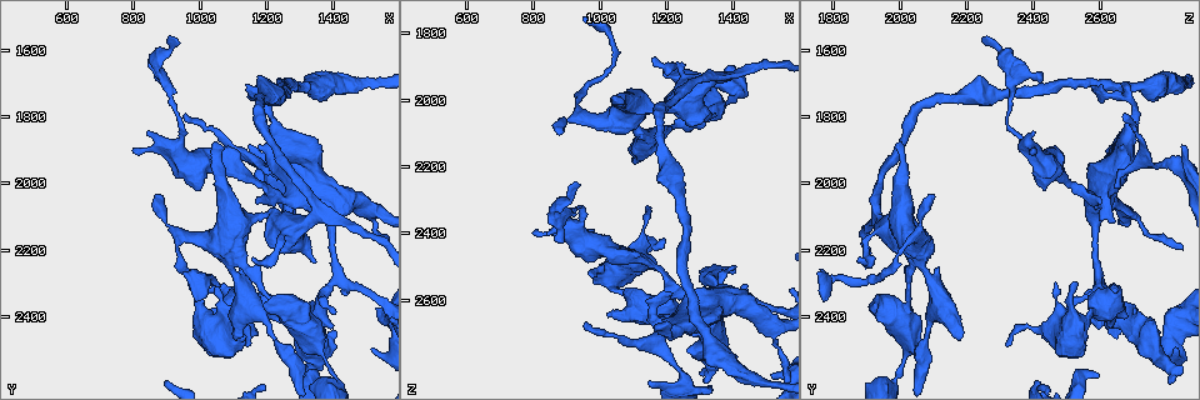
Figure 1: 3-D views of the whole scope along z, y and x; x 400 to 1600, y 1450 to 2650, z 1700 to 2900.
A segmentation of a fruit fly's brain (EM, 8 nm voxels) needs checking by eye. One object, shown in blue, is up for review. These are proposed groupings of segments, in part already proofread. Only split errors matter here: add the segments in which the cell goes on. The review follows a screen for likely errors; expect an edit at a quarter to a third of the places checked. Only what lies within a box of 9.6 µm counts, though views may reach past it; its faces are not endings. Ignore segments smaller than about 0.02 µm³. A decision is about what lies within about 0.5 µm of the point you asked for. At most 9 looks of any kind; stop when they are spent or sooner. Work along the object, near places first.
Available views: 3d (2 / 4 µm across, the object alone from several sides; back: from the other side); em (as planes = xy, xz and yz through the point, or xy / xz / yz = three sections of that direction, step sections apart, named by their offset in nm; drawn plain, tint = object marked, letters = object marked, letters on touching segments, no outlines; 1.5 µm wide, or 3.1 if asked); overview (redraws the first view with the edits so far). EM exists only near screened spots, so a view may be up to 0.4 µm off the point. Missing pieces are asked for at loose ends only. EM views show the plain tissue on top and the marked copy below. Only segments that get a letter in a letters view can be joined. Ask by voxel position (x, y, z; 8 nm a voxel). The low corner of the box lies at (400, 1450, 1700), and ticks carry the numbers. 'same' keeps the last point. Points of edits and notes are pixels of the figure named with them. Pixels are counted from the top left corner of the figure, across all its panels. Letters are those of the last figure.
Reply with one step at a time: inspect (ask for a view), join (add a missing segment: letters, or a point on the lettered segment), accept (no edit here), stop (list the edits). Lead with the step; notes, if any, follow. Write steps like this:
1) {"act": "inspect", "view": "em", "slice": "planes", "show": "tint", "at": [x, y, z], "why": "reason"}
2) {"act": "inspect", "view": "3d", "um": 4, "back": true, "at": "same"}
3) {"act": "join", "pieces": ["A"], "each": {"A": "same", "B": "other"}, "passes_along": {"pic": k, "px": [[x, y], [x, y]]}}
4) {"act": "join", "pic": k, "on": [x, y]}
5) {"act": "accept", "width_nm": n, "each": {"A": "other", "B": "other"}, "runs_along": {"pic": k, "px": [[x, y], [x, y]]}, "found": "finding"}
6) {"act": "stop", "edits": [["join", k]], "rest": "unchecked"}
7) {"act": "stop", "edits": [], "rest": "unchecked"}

{"act": "inspect", "view": "em", "slice": "xy", "step": 8, "show": "letters", "at": [1220, 1720, 2590], "why": "free end"}

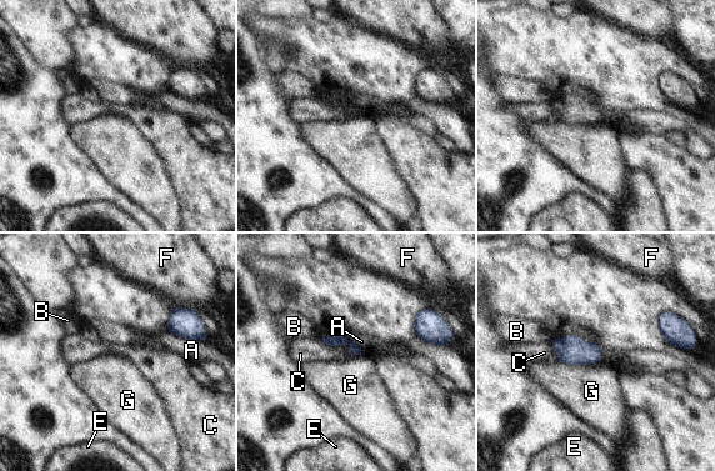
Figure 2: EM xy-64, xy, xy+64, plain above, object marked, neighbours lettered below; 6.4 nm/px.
{"act": "inspect", "view": "em", "slice": "planes", "show": "letters", "at": "same", "why": "another direction"}

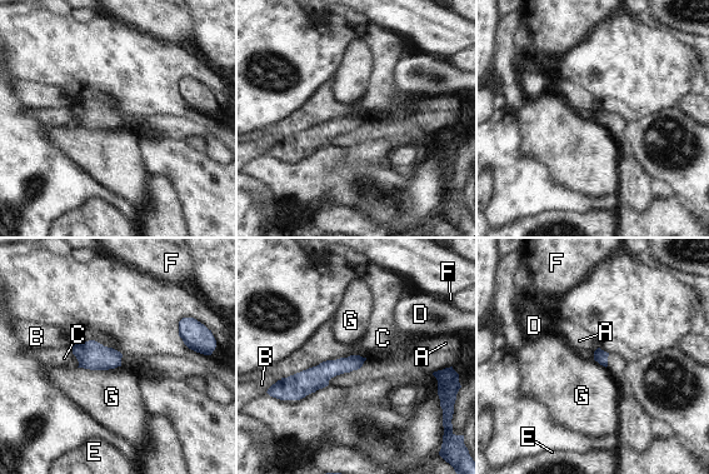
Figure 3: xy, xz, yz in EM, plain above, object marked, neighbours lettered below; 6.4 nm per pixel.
{"act": "accept", "each": {"A": "other", "B": "other", "C": "other", "D": "other", "E": "other", "F": "other", "G": "other"}, "border": {"pic": 3, "px": [[120, 365], [113, 369], [78, 368]]}, "found": "none of them fits"}

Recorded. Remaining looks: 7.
{"act": "inspect", "view": "em", "slice": "xz", "step": 4, "show": "letters", "at": [940, 1580, 2250], "why": "branch stops here"}

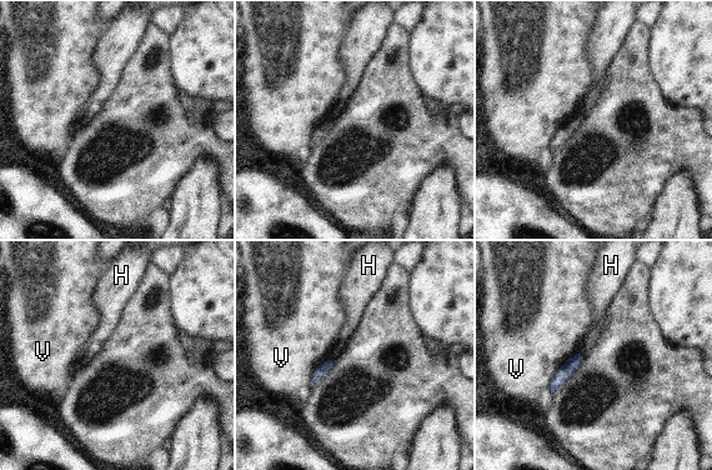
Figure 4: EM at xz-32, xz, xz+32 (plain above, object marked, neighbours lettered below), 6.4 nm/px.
{"act": "accept", "each": {"H": "other", "V": "other"}, "border": {"pic": 4, "px": [[578, 353], [556, 371], [547, 386]]}, "found": "no lettered segment goes on from it"}

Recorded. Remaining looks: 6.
{"act": "inspect", "view": "em", "slice": "xy", "step": 8, "show": "letters", "at": [1040, 1890, 2000], "why": "an open end"}

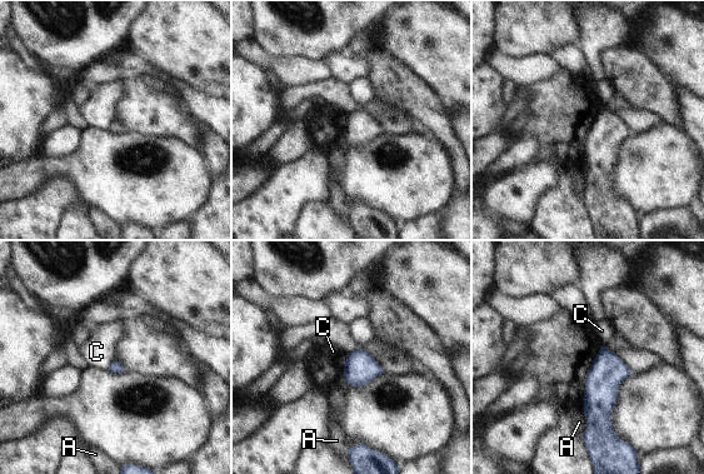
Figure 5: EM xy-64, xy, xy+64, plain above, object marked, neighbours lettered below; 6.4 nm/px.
{"act": "inspect", "view": "em", "slice": "planes", "show": "letters", "at": "same", "why": "cut it another way"}

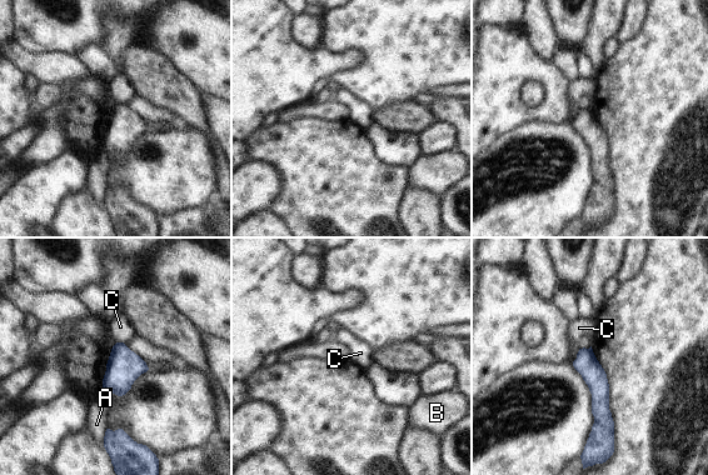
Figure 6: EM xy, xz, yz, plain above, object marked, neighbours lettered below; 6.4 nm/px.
{"act": "accept", "longest_contact_nm": ["A", 110], "each": {"A": "other", "B": "other", "C": "other"}, "runs_along": {"pic": 6, "px": [[582, 351], [599, 388], [598, 438]]}, "found": "none of them fits"}

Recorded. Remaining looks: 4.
{"act": "inspect", "view": "em", "slice": "xz", "step": 4, "show": "tint", "at": [1330, 2580, 2600], "why": "end of a long branch"}

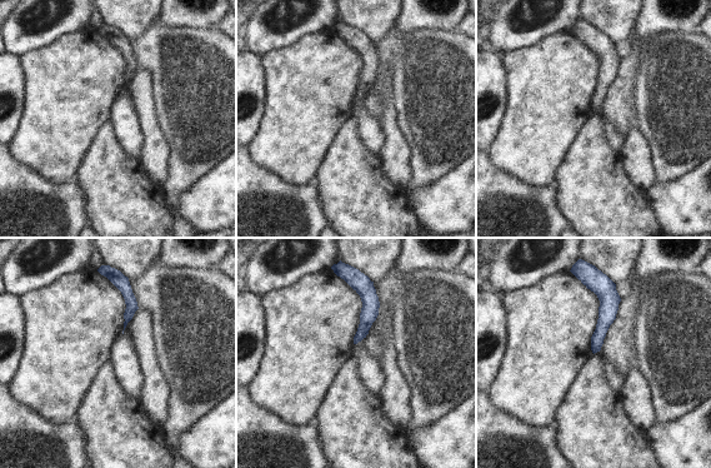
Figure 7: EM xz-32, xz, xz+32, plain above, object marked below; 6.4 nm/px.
{"act": "inspect", "view": "em", "slice": "planes", "show": "letters", "at": "same", "why": "cut it another way"}

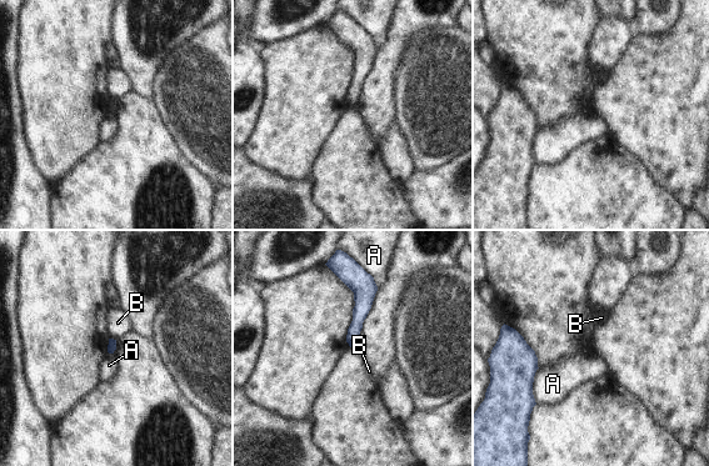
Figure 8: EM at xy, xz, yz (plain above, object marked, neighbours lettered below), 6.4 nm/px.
{"act": "accept", "longest_contact_nm": ["A", 240], "each": {"A": "other", "B": "other"}, "found": "none of them fits"}

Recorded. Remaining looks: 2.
{"act": "stop", "edits": [], "rest": "unchecked"}

